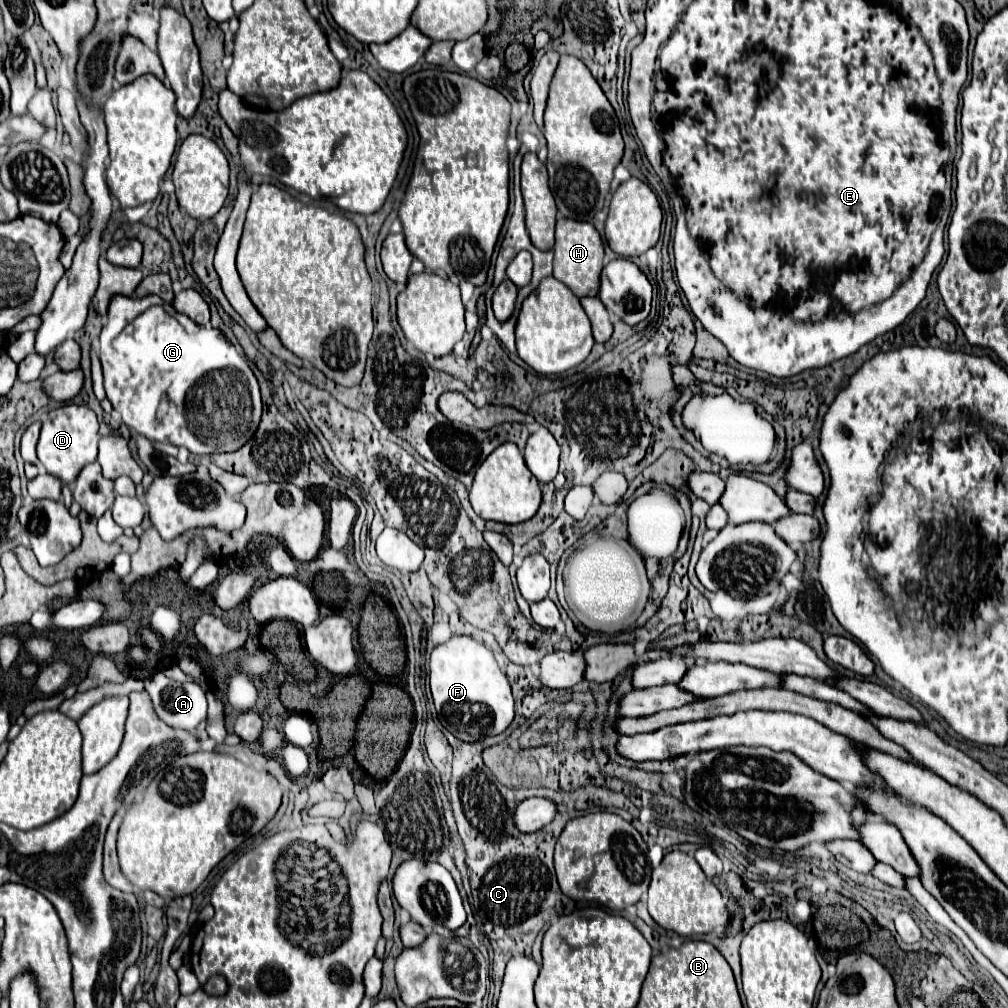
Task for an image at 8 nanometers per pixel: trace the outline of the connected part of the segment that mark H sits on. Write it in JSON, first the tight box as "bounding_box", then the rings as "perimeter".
{"bounding_box":[554,217,604,297],"perimeter":[[[560,217],[556,223],[556,243],[554,243],[554,277],[562,281],[576,297],[598,295],[600,287],[600,271],[602,271],[604,245],[598,231],[592,223],[564,219]]]}

